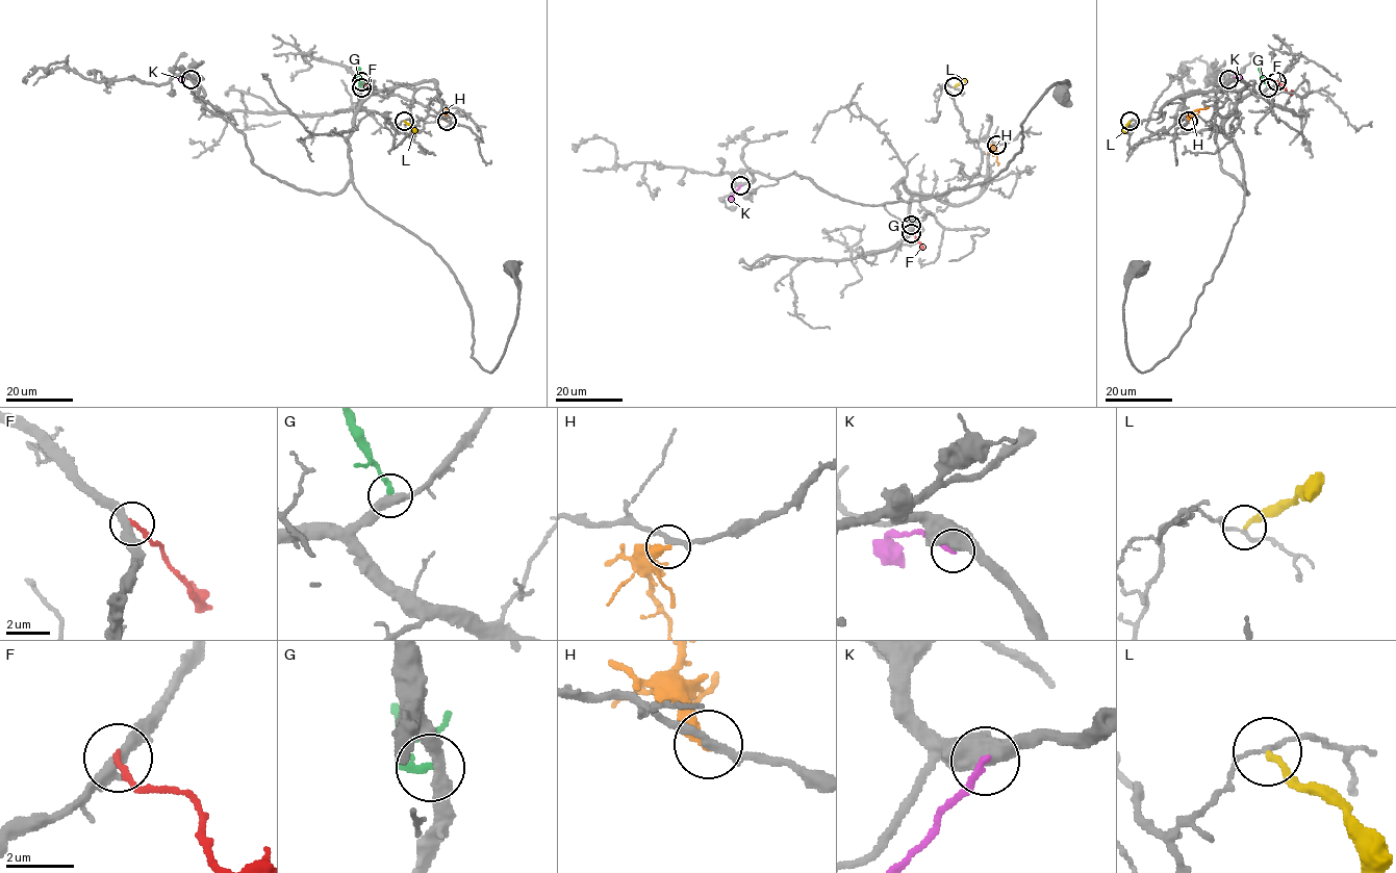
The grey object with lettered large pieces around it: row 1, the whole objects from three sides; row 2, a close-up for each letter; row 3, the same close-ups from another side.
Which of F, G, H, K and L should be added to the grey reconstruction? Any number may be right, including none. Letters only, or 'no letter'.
G

